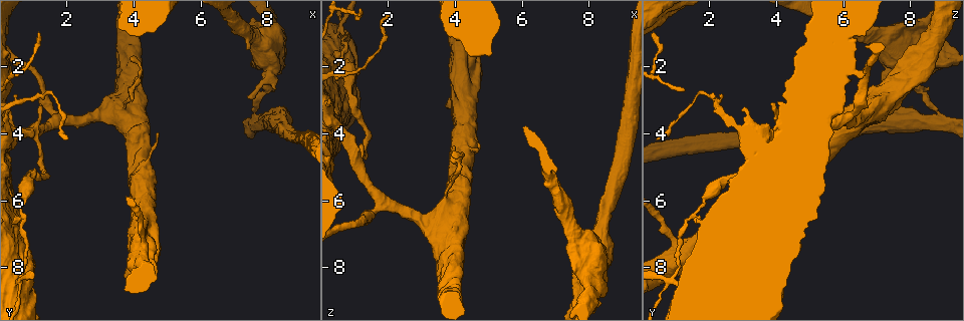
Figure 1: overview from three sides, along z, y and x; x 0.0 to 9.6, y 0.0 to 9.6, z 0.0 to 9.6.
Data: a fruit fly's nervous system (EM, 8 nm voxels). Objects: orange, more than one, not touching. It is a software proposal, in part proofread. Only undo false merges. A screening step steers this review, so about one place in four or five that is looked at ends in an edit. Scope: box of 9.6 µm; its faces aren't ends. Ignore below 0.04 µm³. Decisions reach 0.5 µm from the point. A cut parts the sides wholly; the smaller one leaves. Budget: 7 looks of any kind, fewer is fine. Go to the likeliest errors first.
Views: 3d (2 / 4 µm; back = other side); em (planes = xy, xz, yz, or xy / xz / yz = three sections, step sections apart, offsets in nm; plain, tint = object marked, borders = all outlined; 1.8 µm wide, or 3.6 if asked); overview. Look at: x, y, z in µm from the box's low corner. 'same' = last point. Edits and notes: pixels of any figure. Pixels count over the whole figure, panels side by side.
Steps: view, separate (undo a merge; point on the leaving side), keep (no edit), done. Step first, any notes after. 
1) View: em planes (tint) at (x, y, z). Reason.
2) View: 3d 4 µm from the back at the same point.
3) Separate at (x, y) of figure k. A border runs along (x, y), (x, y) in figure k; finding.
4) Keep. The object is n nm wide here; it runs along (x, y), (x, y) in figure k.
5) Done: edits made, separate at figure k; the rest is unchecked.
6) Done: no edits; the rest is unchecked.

View: em 3.6 µm xz step 8 (tint) at (0.70, 6.25, 1.75).

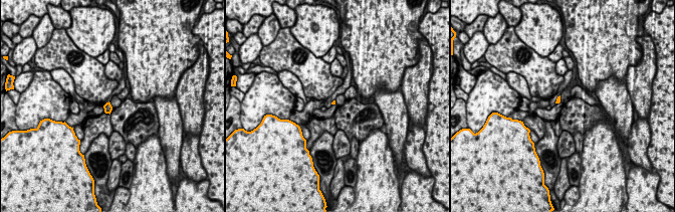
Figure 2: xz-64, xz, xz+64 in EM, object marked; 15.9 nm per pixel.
Keep. Continuous, no second neuron.

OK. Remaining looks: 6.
View: em planes (tint) at (7.60, 3.50, 8.90). Abrupt turn.

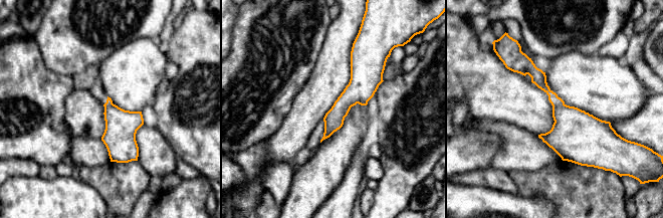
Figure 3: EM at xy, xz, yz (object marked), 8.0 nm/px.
Separate at (575, 132) of figure 3. The part that leaves runs along (355, 53), (358, 89), (325, 135) in figure 3; a second neuron is stuck on.

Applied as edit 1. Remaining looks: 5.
View: 3d 4 µm at (1.25, 5.10, 4.55). Abrupt turn.

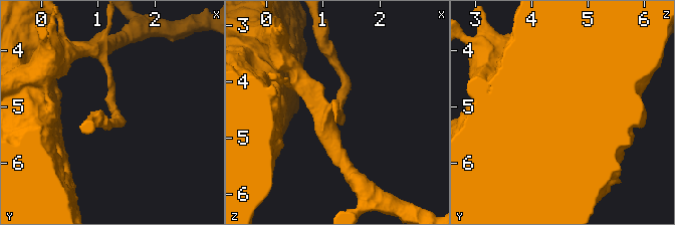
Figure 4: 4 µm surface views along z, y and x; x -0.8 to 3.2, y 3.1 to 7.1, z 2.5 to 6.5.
View: em xy step 16 (tint) at (1.25, 5.05, 4.55). Need the tissue.

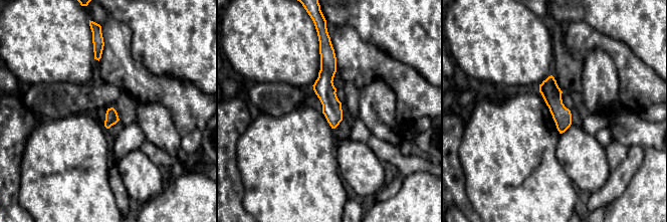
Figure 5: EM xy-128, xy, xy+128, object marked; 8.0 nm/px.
View: em planes (borders) at the same point.

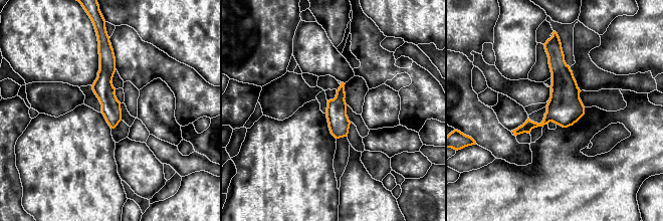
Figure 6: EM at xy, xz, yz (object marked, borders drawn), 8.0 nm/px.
Keep. It runs along (554, 50), (560, 105), (540, 125), (515, 132) in figure 6; continuous, no second neuron.

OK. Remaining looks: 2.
Done: edits made, separate at figure 3; the rest is unchecked.

